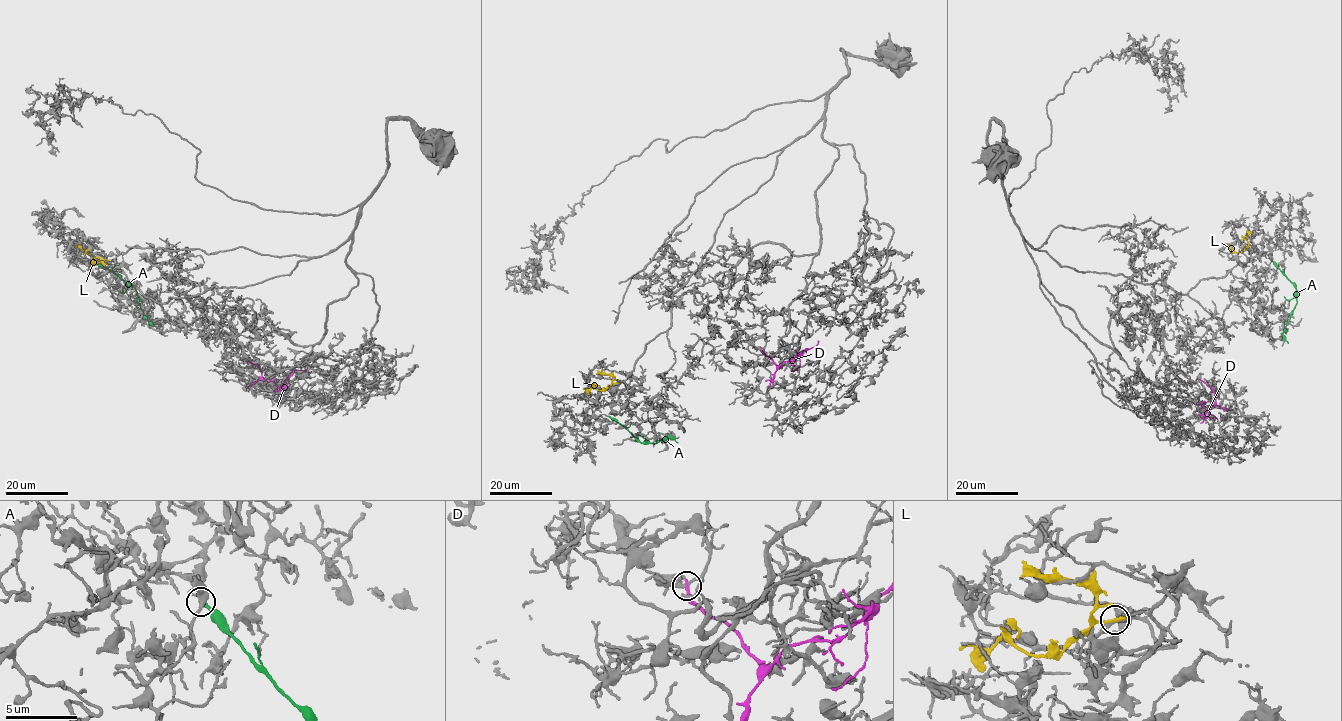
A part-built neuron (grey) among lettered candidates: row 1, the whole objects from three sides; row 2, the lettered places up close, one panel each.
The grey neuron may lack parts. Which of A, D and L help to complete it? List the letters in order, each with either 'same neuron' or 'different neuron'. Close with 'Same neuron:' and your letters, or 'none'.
A: different neuron
D: different neuron
L: different neuron
Same neuron: none

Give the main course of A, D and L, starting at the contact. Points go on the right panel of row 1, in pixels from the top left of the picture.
A: (1271, 260), (1297, 291), (1296, 303), (1282, 334), (1288, 343)
D: (1200, 379), (1212, 390), (1215, 402), (1205, 419), (1204, 401), (1197, 403)
L: (1242, 251), (1248, 244), (1245, 237), (1247, 230)

